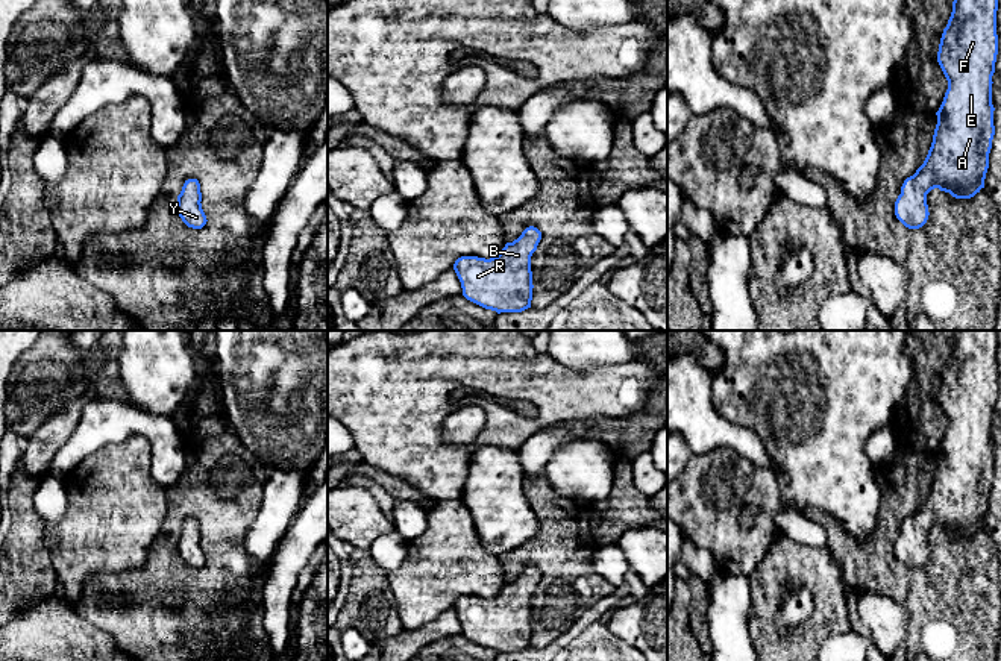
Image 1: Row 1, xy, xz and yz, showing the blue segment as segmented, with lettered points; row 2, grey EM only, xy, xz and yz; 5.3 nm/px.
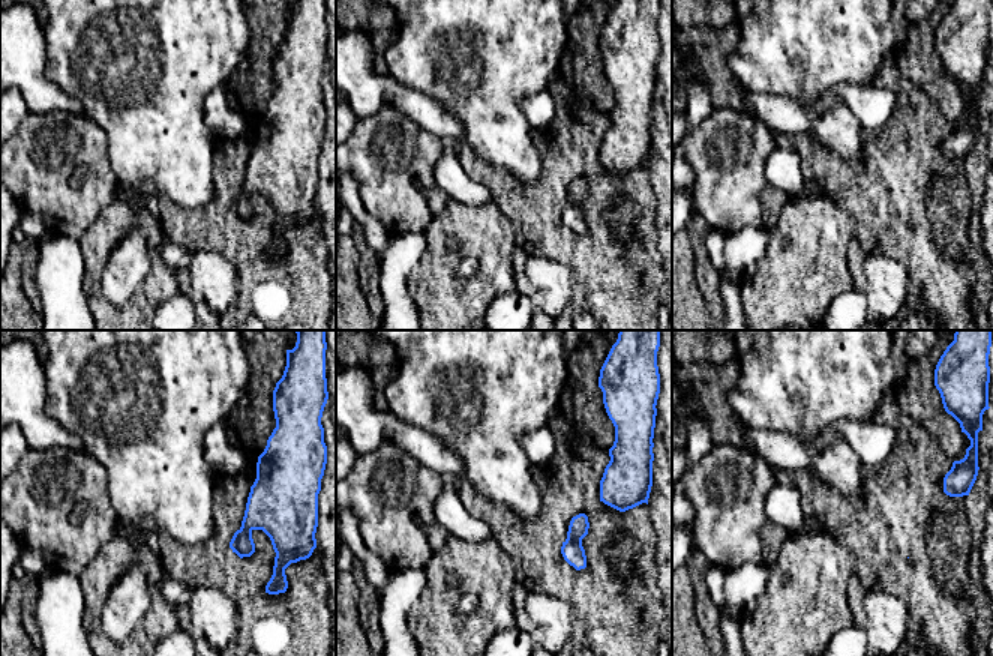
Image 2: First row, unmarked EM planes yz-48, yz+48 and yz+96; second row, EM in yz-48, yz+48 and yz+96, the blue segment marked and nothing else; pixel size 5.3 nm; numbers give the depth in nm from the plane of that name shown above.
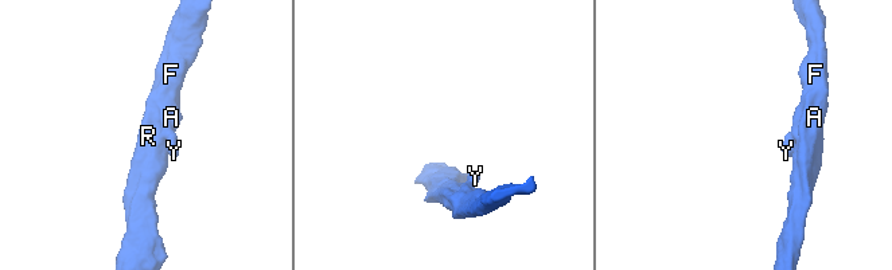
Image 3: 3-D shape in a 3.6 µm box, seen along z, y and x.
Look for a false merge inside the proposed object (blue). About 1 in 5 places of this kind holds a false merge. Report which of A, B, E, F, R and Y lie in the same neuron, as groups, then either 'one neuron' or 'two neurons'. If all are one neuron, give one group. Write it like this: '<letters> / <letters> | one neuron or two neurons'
A B E F R Y | one neuron

